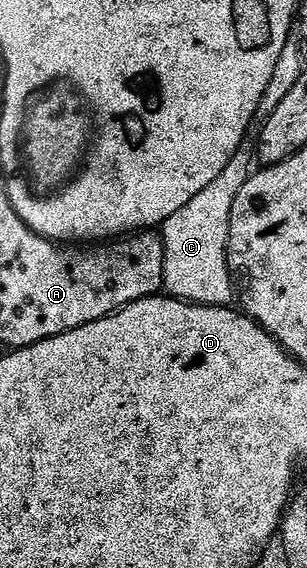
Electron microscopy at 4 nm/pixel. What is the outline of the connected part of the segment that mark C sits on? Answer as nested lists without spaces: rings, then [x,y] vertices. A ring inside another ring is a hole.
[[[245,139],[238,151],[226,163],[222,175],[198,191],[182,211],[174,211],[162,226],[164,238],[164,287],[163,292],[191,305],[231,306],[234,301],[234,274],[228,265],[228,240],[230,239],[230,215],[234,211],[234,199],[247,183],[254,169],[254,145]]]

